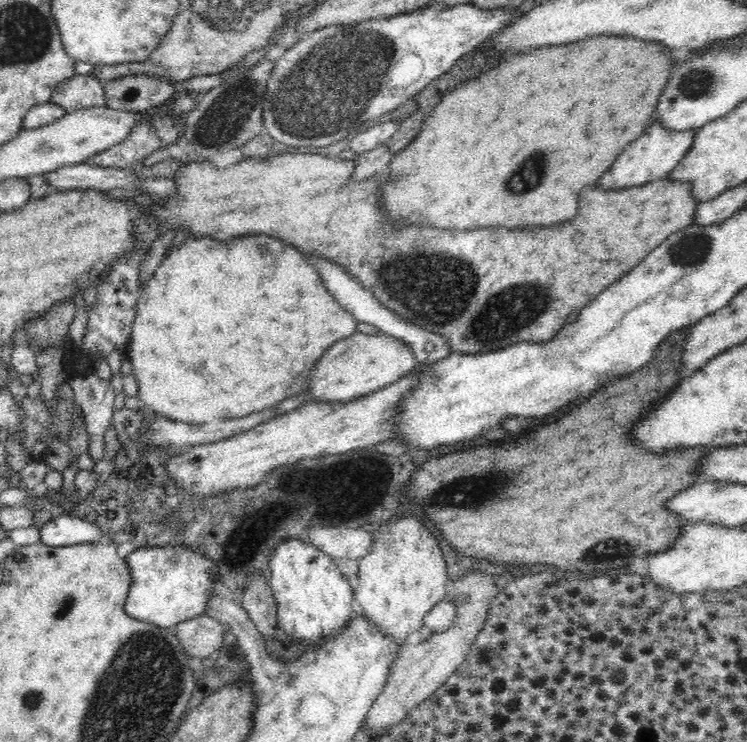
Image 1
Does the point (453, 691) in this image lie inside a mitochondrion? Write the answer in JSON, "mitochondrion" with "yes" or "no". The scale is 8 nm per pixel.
{"mitochondrion":"no"}

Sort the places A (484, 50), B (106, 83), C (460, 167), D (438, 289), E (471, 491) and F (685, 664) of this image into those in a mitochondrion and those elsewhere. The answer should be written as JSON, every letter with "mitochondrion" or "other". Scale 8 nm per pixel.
{"A":"other","B":"other","C":"other","D":"mitochondrion","E":"mitochondrion","F":"other"}

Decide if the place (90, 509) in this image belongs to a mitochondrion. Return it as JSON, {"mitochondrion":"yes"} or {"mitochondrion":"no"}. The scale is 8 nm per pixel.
{"mitochondrion":"no"}

